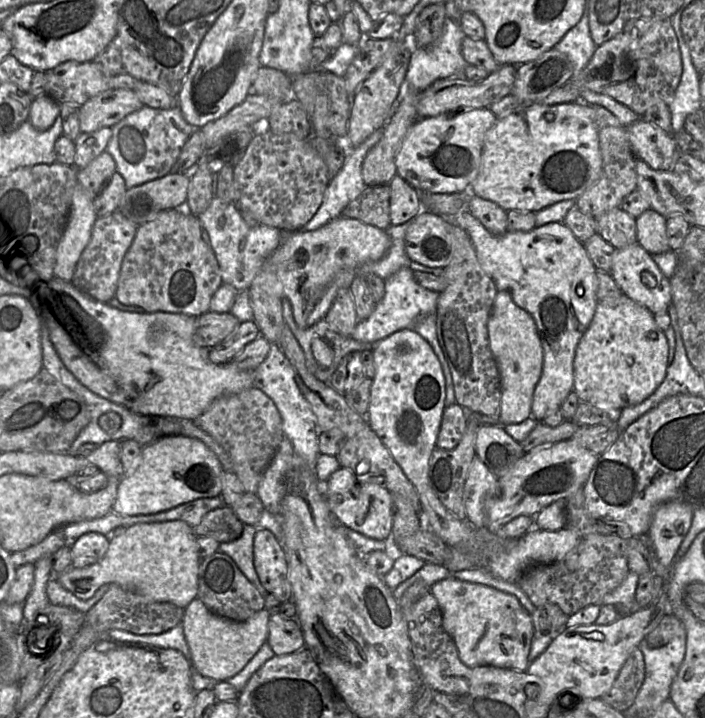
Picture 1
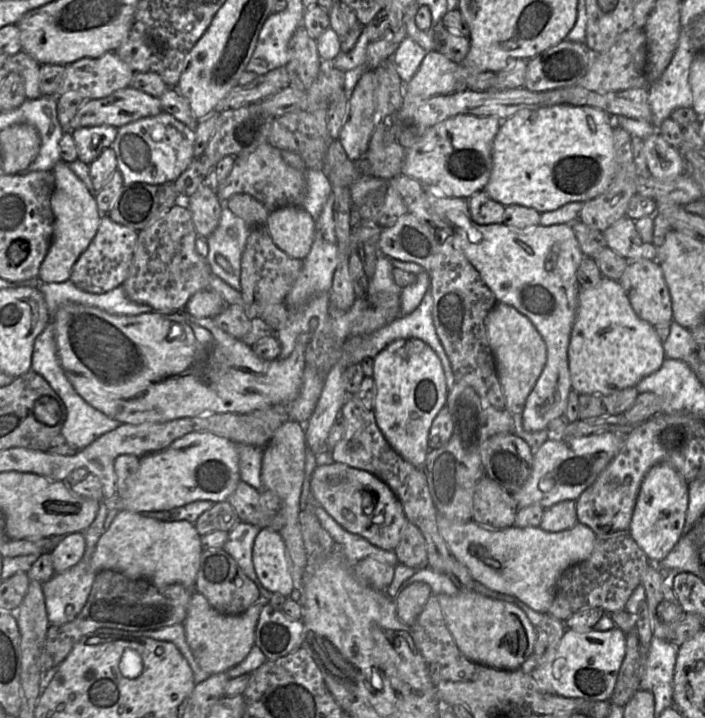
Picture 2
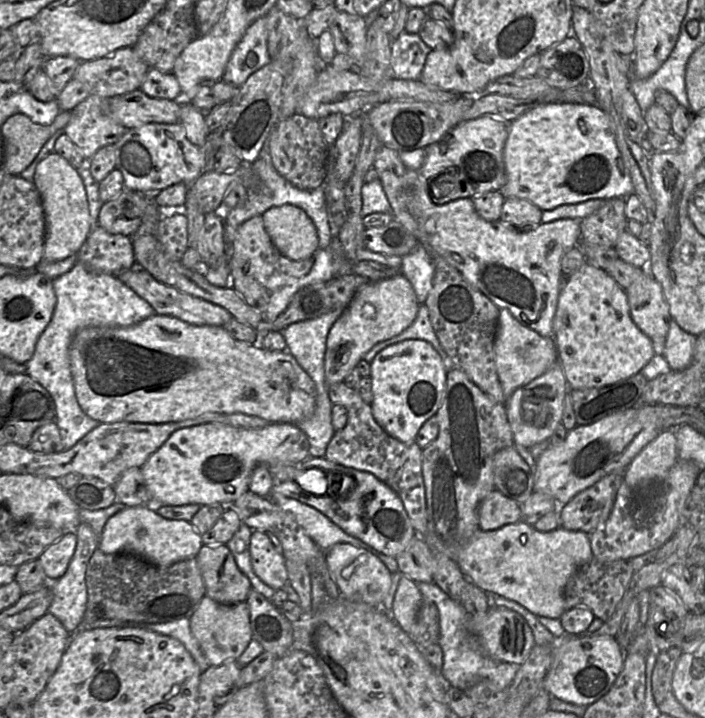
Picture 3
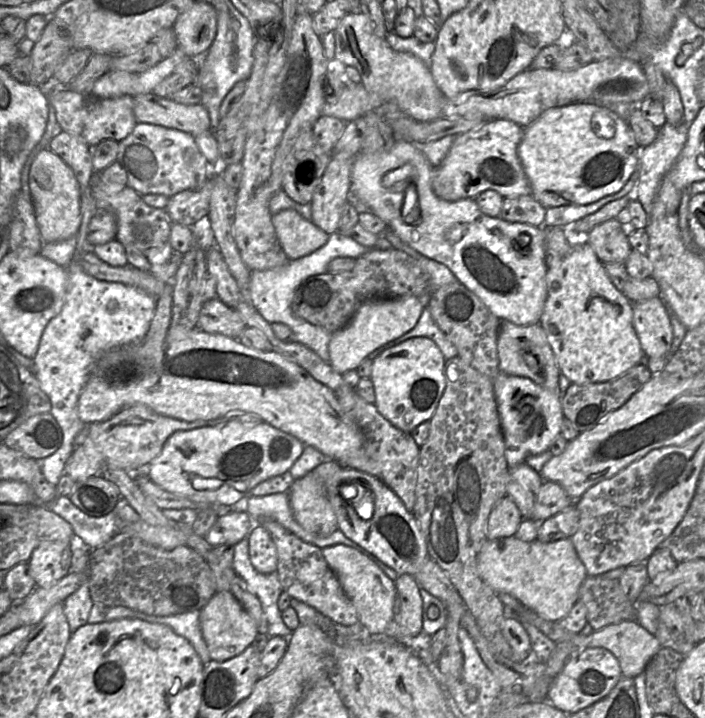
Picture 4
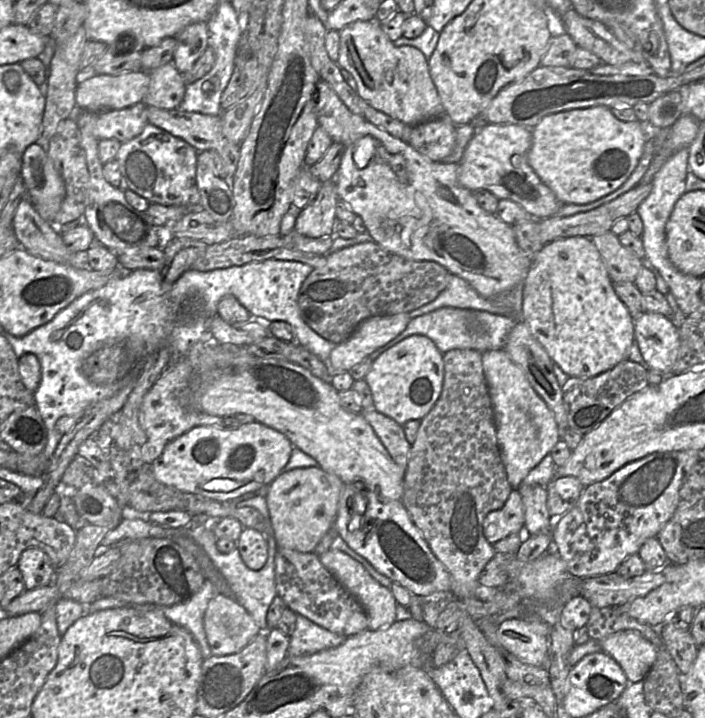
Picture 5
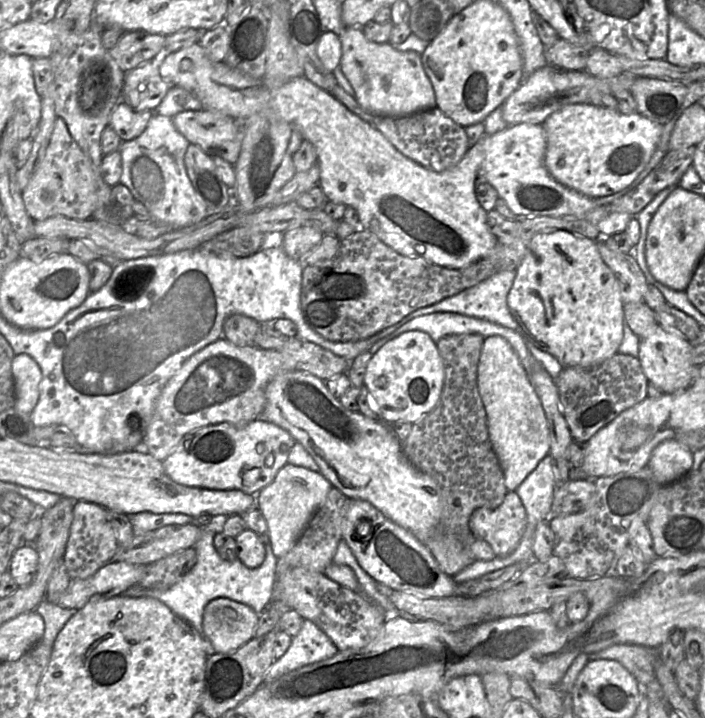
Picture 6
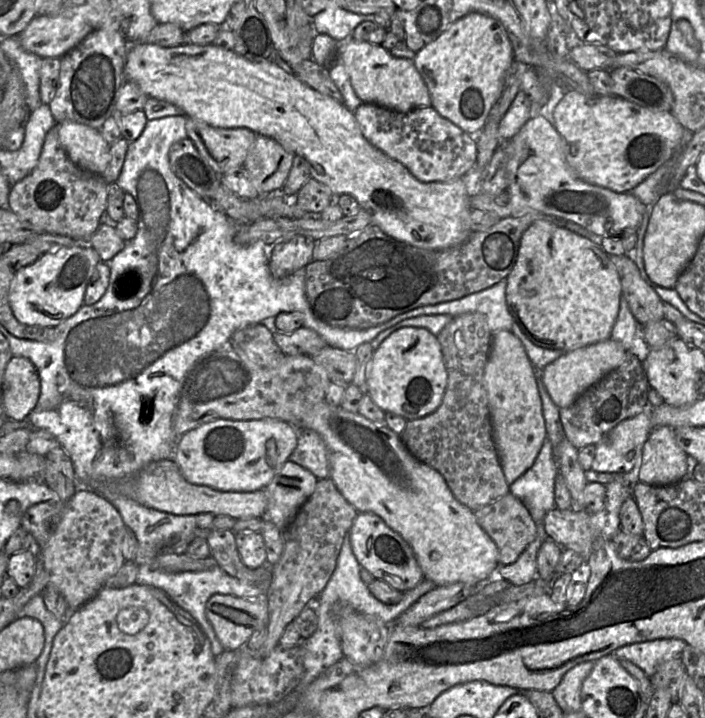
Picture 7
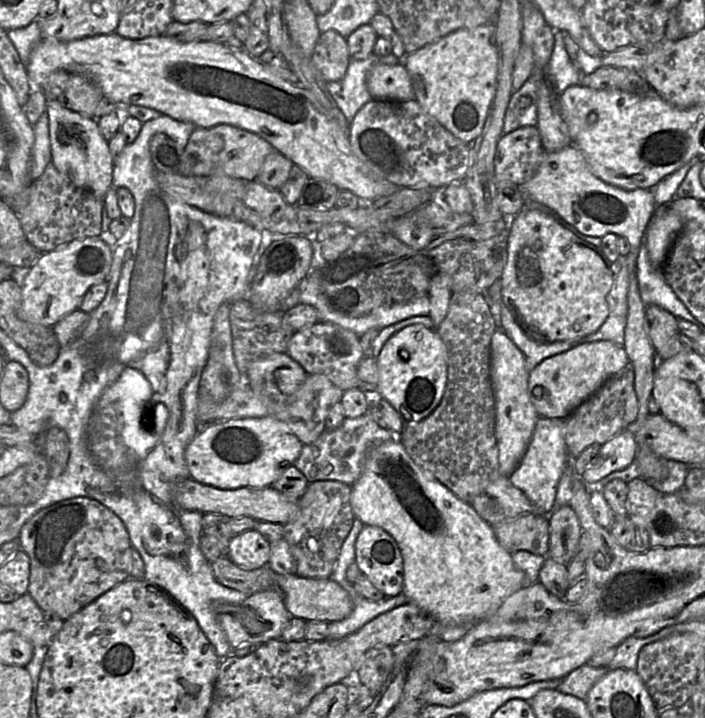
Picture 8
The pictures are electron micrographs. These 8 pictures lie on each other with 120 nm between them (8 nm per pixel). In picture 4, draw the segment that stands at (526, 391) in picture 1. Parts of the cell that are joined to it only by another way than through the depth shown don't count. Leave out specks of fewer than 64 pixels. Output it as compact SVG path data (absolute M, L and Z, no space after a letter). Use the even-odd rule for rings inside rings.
M500 320L497 335L497 356L499 370L502 373L529 378L548 390L559 391L560 370L546 335L539 324L516 325L508 320Z

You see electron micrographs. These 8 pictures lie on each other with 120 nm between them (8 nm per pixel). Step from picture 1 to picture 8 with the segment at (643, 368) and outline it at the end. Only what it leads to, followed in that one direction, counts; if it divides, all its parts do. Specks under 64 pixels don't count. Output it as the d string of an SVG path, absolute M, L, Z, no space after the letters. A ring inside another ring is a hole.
M523 209L510 218L508 259L500 283L503 304L518 324L533 340L545 343L580 339L596 332L609 314L607 295L620 270L620 259L613 265L600 247L580 239L542 211Z

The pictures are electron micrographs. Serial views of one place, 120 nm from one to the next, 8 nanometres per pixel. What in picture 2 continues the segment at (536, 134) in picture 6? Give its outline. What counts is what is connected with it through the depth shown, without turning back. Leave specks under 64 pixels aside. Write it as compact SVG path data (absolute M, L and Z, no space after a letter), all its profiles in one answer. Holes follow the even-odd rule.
M457 114L430 127L411 147L405 149L402 174L421 182L434 195L469 198L477 191L484 190L492 167L492 145L503 120L495 116Z

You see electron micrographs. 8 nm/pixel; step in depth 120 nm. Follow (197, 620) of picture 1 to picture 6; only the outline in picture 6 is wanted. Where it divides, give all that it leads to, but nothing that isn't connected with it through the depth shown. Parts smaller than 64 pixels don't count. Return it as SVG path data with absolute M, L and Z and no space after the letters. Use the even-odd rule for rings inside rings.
M216 598L204 609L204 635L217 654L231 653L255 637L259 617L243 603L229 598Z

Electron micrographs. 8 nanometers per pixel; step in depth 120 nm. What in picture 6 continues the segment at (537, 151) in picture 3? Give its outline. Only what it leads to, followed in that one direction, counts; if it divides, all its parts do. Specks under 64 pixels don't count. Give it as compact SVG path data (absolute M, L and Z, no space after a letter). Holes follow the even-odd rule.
M577 103L577 104L566 105L561 109L550 114L540 124L543 126L546 134L546 151L545 151L544 163L551 176L561 184L571 189L574 189L577 192L590 198L600 198L600 197L610 196L629 186L640 174L640 172L644 169L646 164L649 162L651 156L653 155L659 143L662 129L663 129L662 124L641 115L639 112L634 114L623 114L618 110L611 110L611 109L599 107L591 103Z

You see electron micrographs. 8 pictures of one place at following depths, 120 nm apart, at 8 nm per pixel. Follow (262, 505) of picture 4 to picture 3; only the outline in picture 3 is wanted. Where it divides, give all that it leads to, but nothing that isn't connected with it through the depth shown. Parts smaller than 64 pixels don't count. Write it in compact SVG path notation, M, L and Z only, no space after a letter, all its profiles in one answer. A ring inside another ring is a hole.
M272 496L269 498L282 510L291 513L296 522L321 550L327 551L335 544L350 544L375 555L391 573L399 570L395 557L382 554L361 540L348 535L316 509L295 499Z

